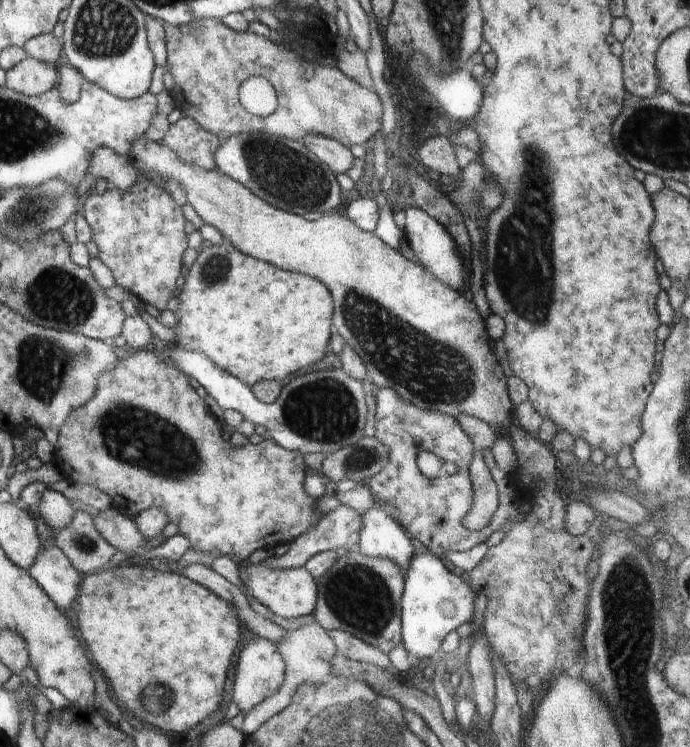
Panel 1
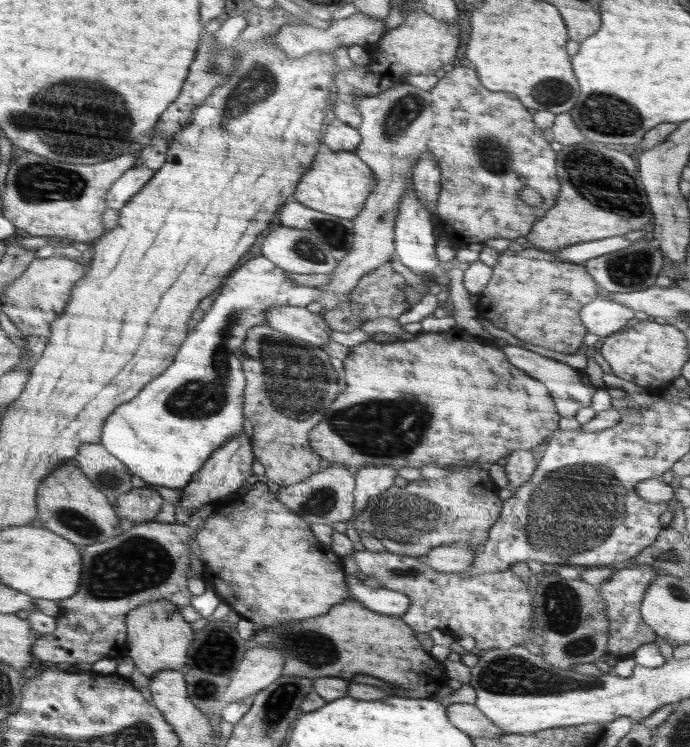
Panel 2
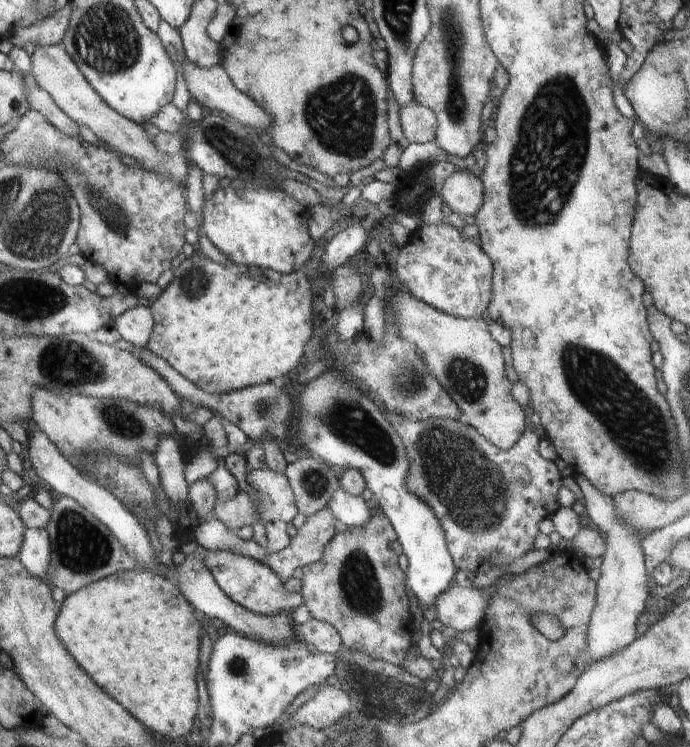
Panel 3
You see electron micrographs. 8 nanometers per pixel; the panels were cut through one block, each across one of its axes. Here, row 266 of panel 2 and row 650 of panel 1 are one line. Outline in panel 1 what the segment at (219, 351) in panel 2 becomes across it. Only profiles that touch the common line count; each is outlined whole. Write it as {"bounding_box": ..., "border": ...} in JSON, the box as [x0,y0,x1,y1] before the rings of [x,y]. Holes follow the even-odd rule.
{"bounding_box":[231,637,286,712],"border":[[[252,637],[240,650],[231,701],[238,706],[240,711],[250,712],[283,686],[286,667],[284,657],[278,650],[277,644],[260,637]]]}

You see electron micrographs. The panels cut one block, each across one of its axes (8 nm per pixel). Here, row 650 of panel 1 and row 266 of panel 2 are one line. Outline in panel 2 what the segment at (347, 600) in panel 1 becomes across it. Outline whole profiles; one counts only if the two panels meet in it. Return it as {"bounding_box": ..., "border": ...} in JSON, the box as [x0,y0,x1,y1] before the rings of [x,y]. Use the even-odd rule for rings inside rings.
{"bounding_box":[348,261,410,324],"border":[[[391,261],[364,274],[348,294],[348,301],[361,306],[361,317],[367,324],[369,320],[383,316],[398,318],[410,308],[404,295],[408,283],[390,267]]]}

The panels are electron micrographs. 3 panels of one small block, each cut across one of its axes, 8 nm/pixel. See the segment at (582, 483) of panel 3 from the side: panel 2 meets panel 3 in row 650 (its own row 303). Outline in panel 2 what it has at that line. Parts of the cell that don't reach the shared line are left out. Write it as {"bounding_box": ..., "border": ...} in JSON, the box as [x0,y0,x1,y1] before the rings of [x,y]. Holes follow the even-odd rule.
{"bounding_box":[579,295,634,339],"border":[[[602,295],[583,306],[579,317],[588,333],[603,339],[626,326],[627,322],[634,318],[634,313],[633,308]]]}

